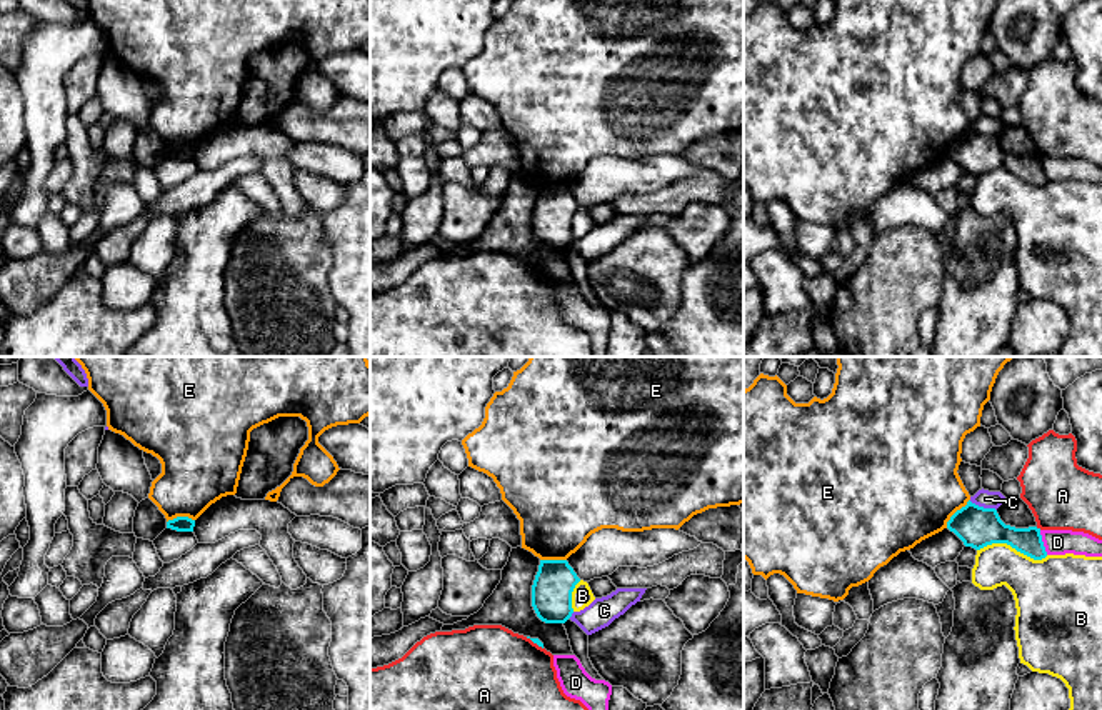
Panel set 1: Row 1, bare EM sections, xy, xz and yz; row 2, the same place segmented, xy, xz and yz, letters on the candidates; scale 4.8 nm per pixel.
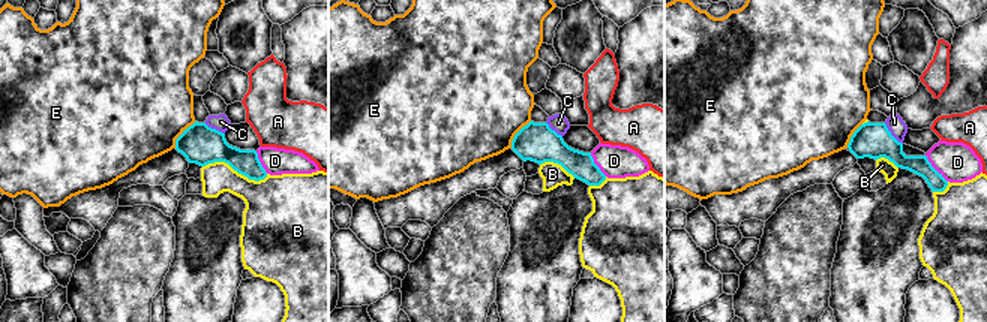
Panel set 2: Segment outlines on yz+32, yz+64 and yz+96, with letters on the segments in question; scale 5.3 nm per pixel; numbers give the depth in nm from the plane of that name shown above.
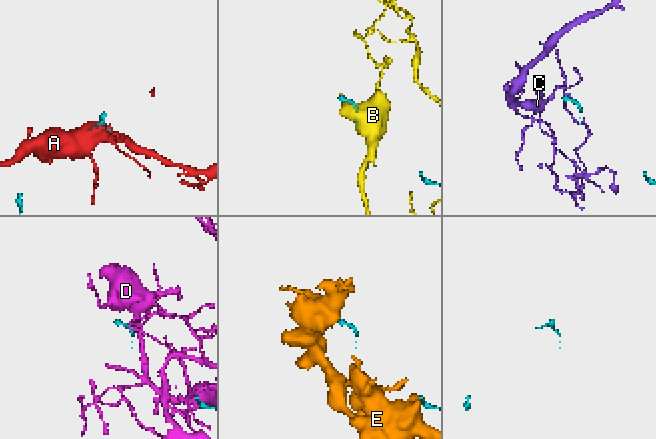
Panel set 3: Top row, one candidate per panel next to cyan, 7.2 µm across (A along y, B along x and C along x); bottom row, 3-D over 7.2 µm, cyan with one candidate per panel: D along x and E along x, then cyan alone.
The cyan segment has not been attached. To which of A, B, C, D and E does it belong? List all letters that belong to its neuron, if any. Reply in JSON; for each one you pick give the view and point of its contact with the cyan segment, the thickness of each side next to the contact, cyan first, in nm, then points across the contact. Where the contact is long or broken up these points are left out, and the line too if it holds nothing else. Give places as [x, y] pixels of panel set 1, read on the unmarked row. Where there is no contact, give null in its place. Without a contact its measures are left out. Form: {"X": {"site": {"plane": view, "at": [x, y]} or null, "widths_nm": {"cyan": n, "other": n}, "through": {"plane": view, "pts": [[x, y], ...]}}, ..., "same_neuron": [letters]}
{"E": {"site": {"plane": "yz", "at": [956, 139]}, "widths_nm": {"cyan": 200, "other": 480}}, "same_neuron": ["E"]}

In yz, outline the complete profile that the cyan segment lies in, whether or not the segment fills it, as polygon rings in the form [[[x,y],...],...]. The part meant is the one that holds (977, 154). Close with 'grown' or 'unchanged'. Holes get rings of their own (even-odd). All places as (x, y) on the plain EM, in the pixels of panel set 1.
[[[970,127],[950,143],[947,155],[954,158],[965,173],[975,177],[992,170],[1007,170],[1034,187],[1047,183],[1040,155],[1015,155],[1005,152],[995,135],[984,135]]]; unchanged

